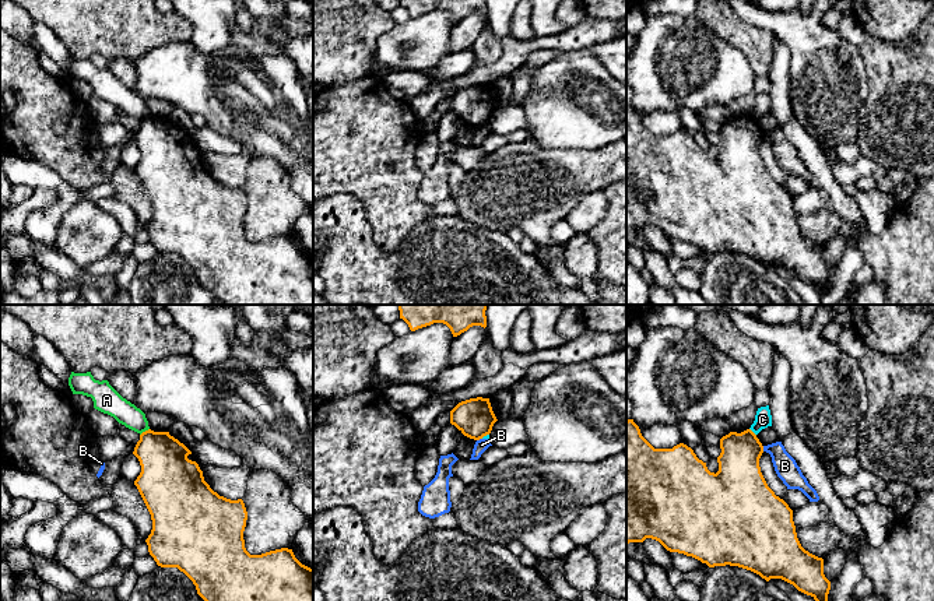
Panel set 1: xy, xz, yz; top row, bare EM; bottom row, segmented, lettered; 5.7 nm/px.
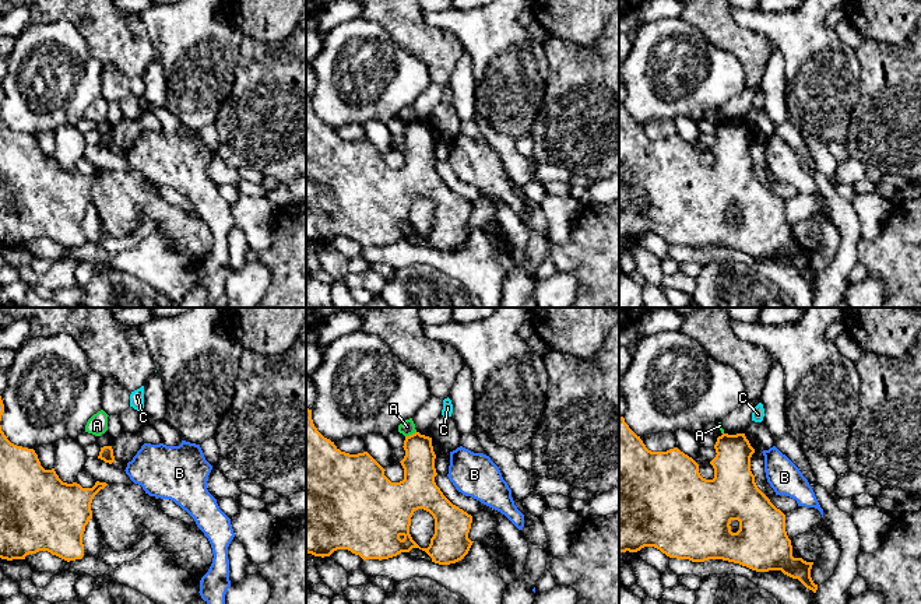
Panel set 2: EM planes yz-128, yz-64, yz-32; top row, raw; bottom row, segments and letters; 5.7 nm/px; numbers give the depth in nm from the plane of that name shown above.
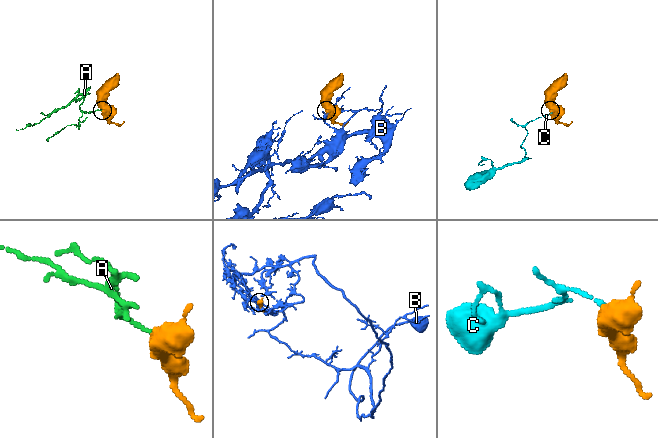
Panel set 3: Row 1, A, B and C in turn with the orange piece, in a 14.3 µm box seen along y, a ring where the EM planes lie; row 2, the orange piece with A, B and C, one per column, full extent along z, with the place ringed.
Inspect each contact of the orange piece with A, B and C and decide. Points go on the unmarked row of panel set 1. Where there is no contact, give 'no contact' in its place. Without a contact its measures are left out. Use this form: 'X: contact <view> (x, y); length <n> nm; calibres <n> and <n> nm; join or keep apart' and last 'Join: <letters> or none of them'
A: contact xy (146, 118); length 70 nm; calibres 280 and 140 nm; keep apart
B: contact xz (478, 126); length 40 nm; calibres 220 and 70 nm; keep apart
C: contact yz (752, 119); length 60 nm; calibres 240 and 100 nm; keep apart
Join: none of them

